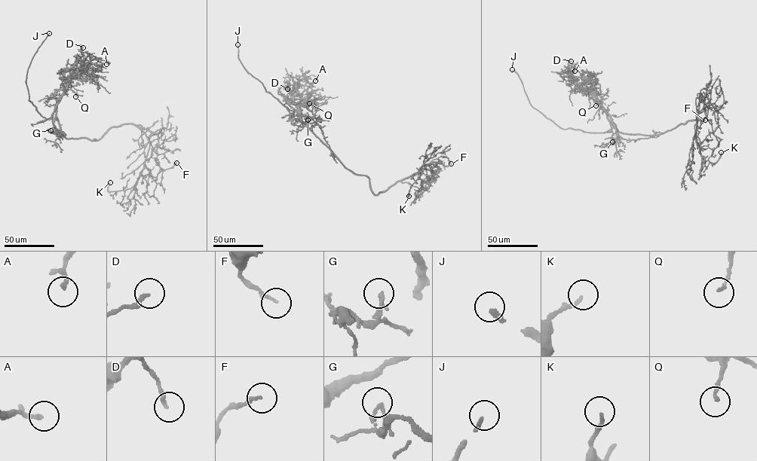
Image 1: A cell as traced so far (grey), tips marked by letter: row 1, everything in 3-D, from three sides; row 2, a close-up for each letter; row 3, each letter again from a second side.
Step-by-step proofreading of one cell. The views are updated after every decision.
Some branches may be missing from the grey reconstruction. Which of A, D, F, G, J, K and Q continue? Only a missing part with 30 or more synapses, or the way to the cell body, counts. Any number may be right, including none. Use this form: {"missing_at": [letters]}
{"missing_at": ["J"]}

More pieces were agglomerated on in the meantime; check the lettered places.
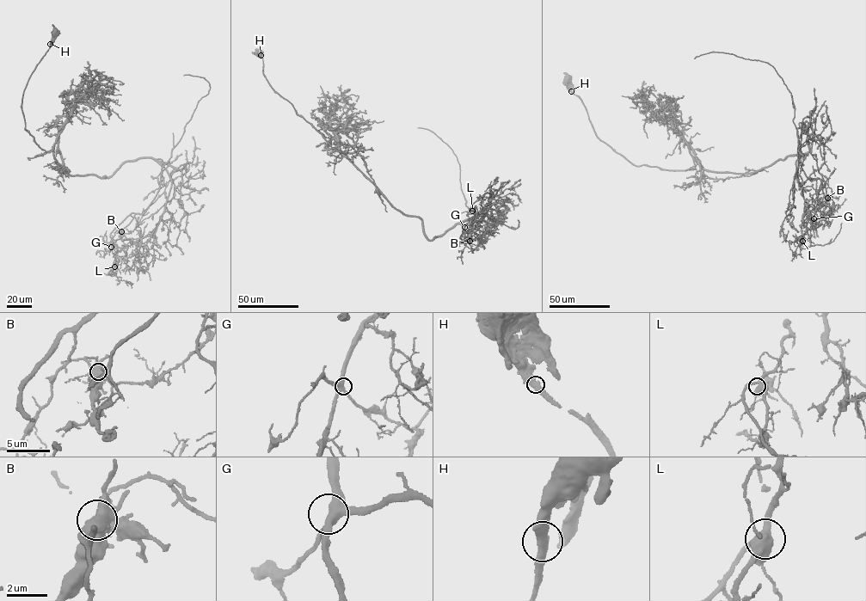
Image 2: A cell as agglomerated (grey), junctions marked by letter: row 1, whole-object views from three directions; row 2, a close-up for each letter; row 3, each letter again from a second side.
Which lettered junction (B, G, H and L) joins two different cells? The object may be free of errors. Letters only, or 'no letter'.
B

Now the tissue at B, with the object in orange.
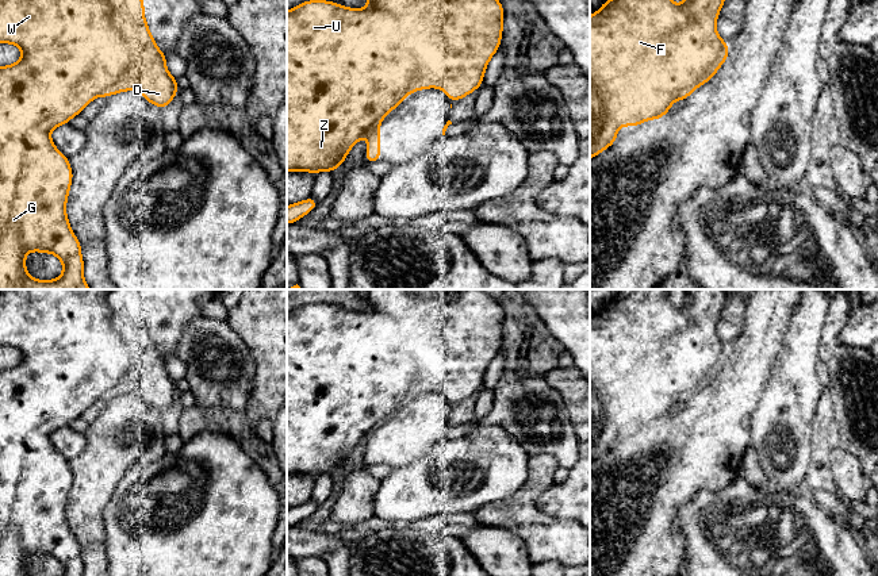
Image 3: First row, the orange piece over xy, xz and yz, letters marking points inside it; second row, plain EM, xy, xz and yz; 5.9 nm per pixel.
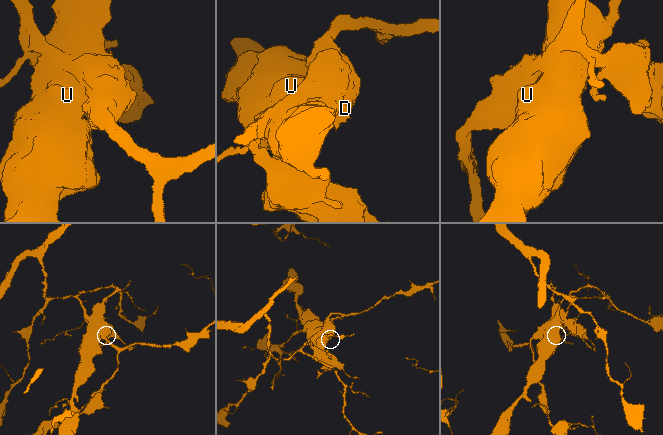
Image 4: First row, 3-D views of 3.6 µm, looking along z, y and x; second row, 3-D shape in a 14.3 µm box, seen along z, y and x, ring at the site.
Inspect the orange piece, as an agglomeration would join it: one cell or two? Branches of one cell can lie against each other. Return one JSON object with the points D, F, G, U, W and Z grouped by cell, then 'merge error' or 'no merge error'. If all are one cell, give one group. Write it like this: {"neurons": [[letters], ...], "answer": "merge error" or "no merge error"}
{"neurons": [["D", "F"], ["G", "U", "W", "Z"]], "answer": "merge error"}

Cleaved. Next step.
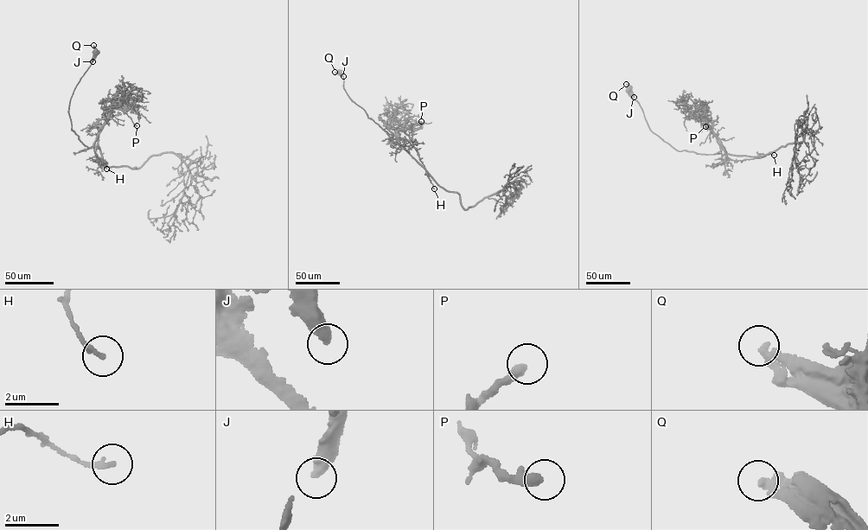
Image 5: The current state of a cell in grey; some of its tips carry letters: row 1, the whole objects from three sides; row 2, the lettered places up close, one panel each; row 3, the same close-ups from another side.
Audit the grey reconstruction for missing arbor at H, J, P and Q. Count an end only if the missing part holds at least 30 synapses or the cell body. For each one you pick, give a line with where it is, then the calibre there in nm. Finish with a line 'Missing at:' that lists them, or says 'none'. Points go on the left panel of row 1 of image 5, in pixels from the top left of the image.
Missing at: none

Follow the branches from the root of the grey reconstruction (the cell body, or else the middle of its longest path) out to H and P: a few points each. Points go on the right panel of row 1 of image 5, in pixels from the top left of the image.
H: (628, 88), (650, 130), (677, 150), (720, 153), (716, 136), (724, 155), (731, 159), (774, 155)
P: (628, 88), (650, 130), (677, 150), (720, 153), (705, 115), (705, 126)

